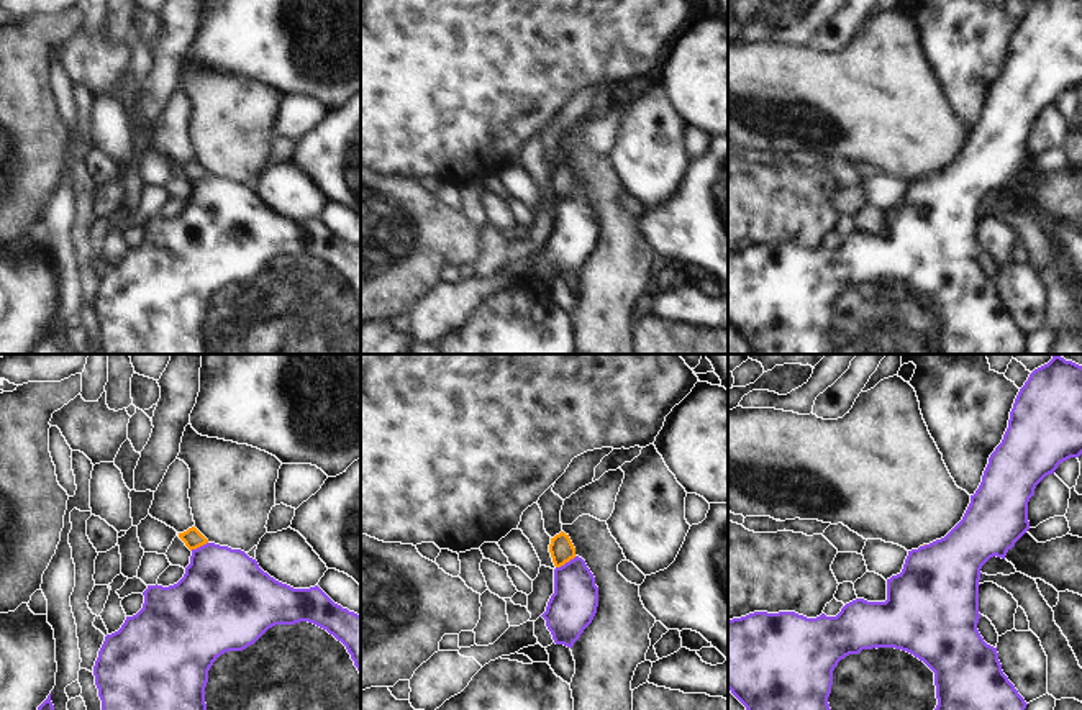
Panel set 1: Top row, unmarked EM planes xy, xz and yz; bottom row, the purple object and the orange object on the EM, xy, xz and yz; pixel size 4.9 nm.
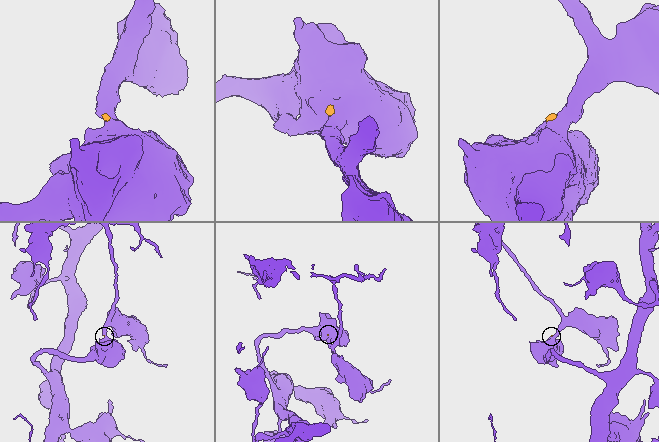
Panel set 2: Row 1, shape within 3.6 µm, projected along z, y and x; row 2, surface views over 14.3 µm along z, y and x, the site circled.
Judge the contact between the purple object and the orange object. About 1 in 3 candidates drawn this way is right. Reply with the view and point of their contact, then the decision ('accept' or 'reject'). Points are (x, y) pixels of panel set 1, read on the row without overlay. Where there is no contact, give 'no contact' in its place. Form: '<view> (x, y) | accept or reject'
xz (566, 195) | reject

